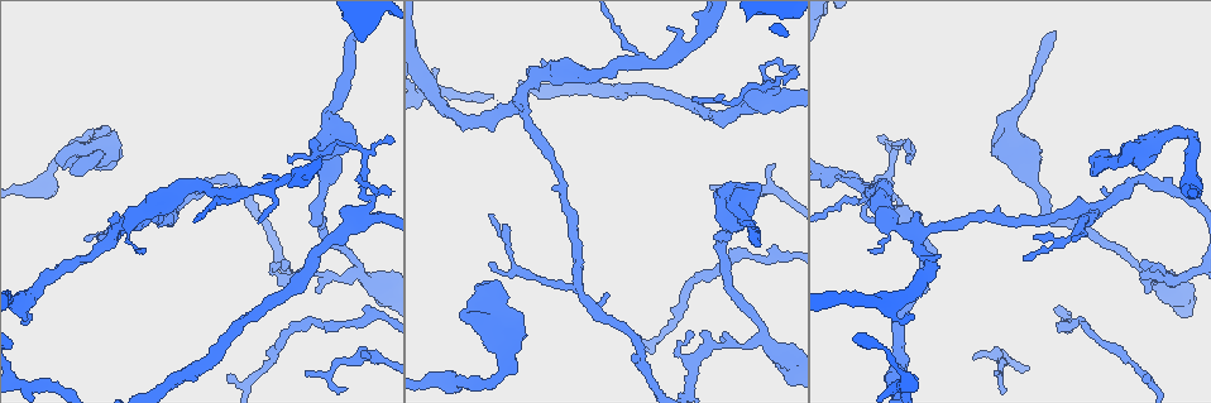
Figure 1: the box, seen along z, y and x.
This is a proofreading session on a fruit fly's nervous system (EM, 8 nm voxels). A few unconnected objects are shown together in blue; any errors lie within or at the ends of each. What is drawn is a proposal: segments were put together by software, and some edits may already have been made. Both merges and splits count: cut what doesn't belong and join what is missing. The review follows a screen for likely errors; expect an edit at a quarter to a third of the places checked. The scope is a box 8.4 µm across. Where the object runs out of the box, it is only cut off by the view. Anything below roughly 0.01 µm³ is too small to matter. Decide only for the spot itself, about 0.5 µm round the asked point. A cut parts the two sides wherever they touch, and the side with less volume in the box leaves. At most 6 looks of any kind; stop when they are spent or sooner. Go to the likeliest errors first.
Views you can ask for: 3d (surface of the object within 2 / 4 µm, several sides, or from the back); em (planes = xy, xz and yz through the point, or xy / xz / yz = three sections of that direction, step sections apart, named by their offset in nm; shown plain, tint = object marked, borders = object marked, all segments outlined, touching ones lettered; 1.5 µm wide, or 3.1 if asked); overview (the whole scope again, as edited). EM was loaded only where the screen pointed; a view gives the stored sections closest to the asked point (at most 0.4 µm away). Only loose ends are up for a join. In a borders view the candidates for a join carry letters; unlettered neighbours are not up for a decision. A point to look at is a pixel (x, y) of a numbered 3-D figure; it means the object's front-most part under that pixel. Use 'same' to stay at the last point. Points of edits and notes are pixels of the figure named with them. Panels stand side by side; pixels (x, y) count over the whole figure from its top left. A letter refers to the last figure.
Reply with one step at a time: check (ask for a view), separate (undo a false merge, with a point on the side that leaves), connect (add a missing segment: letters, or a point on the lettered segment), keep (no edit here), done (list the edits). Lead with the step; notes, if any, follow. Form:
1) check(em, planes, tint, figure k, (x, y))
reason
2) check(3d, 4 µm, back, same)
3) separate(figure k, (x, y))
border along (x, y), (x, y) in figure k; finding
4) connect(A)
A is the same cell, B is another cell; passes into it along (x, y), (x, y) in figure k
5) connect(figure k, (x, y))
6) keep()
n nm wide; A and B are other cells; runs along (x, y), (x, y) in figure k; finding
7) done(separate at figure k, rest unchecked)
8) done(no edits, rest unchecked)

check(3d, 4 µm, figure 1, (774, 163))
tapers out

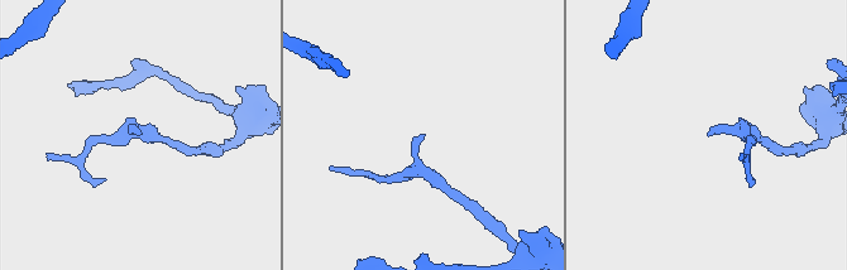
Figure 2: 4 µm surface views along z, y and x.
check(em, yz, step 8, tint, figure 2, (707, 132))

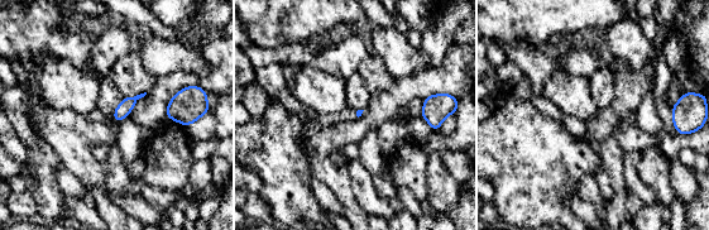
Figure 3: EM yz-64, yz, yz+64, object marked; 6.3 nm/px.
check(em, xz, step 8, borders, same)
another direction

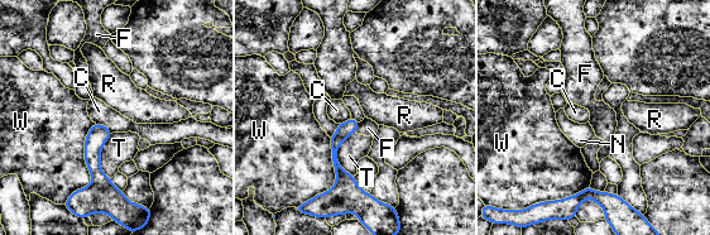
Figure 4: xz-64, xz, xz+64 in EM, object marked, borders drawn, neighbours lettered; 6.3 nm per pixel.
keep()
C, F, N, R, T and W are other cells; none of them fits

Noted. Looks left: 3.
check(em, xy, step 4, tint, figure 1, (105, 131))
abrupt turn

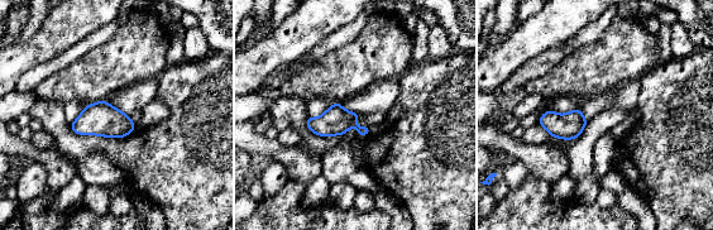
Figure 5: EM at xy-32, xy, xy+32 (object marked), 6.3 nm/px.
check(em, xy, step 4, borders, same)
see the neighbours

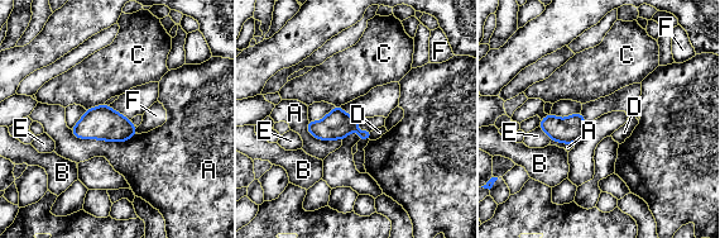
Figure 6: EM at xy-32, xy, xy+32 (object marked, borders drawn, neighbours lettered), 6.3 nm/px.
keep()
A, B, C, D, E and F are other cells; border along (104, 103), (86, 110) in figure 6; one neuron here

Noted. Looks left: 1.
check(em, xz, step 4, borders, figure 1, (321, 190))
sharp bend

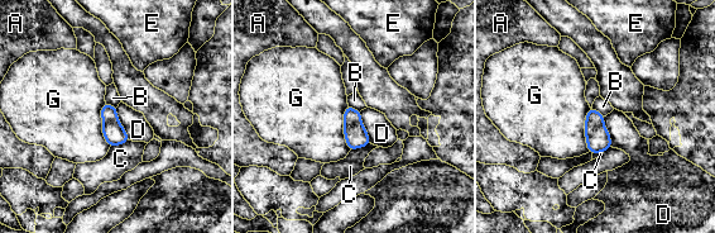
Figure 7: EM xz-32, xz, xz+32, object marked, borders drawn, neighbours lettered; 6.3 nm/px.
keep()
140 nm wide; A, B, C, D, E and G are other cells; border along (348, 105), (344, 137), (350, 150) in figure 7; one neuron here

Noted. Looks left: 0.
done(no edits, rest unchecked)

